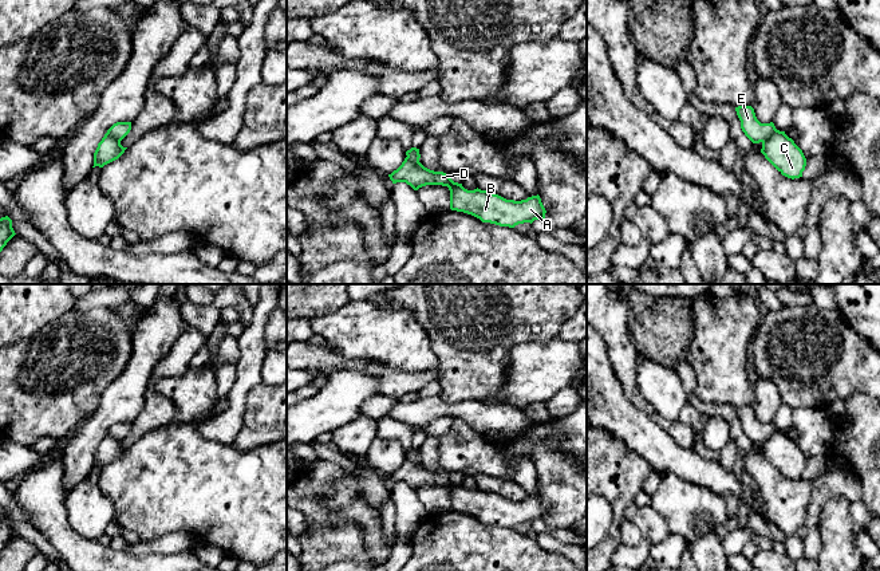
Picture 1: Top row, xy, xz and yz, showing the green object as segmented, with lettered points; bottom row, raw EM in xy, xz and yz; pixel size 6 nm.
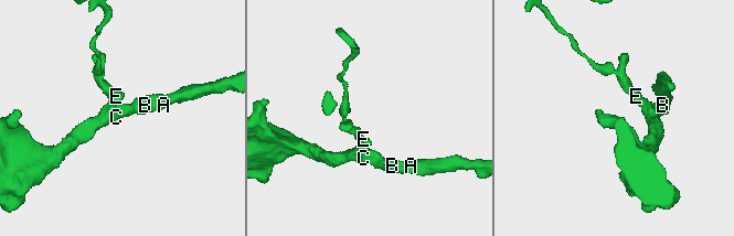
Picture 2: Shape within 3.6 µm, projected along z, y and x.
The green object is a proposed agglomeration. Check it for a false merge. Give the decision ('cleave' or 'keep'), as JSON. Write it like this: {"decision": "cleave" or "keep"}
{"decision": "cleave"}

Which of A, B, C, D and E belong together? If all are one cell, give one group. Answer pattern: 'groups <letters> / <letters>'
groups A B C D / E

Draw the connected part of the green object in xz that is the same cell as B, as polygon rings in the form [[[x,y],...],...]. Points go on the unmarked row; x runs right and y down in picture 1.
[[[406,457],[402,465],[388,474],[392,484],[406,483],[414,491],[426,485],[442,485],[450,491],[450,509],[463,512],[500,527],[514,528],[518,524],[545,519],[545,508],[540,496],[526,500],[506,500],[489,491],[467,491],[462,484],[454,483],[446,473],[434,472]]]

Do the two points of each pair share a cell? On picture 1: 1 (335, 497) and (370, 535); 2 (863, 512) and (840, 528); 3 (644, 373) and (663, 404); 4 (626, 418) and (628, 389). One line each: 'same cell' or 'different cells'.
1: same cell
2: different cells
3: same cell
4: different cells

